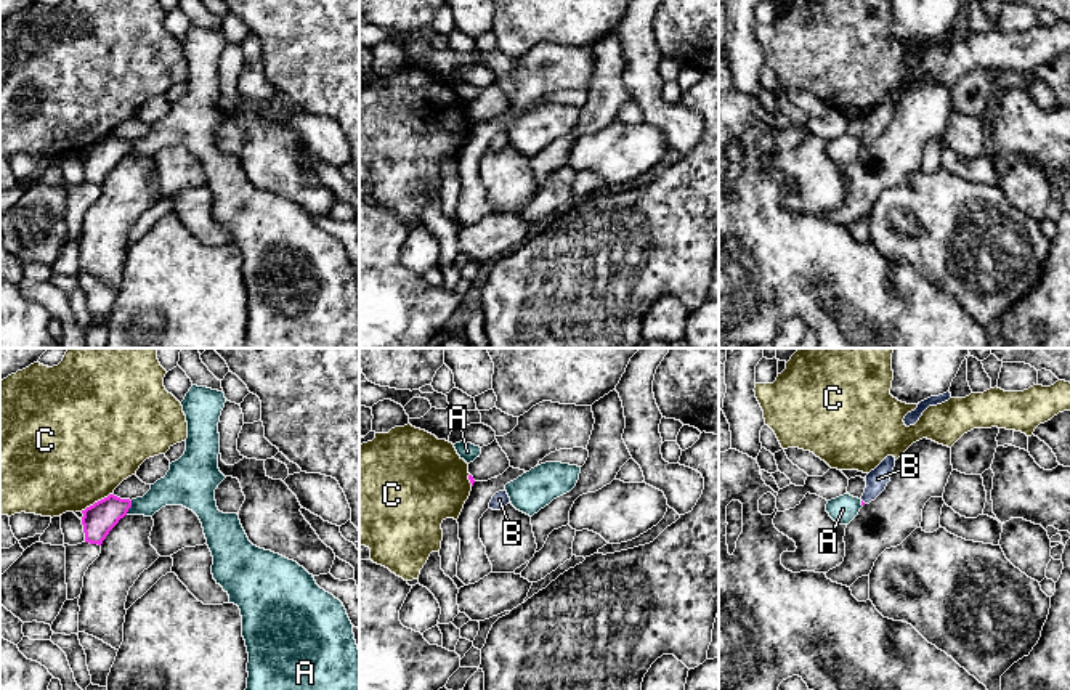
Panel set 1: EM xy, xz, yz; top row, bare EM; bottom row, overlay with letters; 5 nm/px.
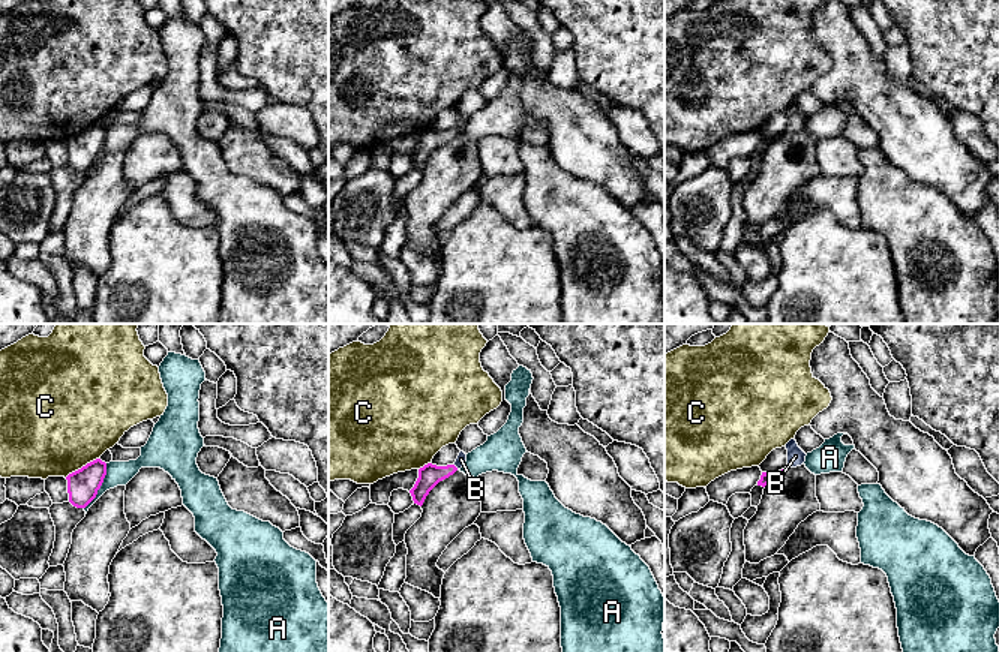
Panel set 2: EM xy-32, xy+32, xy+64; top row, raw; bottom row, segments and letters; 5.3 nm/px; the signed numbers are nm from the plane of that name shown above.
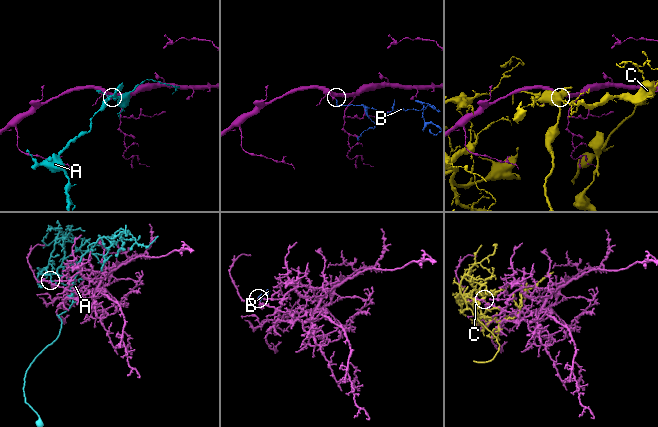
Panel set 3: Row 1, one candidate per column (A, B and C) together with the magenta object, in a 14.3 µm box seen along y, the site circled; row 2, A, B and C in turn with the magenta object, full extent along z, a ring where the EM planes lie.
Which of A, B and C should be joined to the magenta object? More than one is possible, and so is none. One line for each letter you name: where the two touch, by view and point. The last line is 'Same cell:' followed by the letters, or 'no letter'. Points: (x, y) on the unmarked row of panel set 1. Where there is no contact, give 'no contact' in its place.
B: no contact
Same cell: B

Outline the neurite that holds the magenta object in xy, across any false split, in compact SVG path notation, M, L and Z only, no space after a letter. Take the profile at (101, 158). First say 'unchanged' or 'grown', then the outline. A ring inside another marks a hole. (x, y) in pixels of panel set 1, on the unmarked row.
unchanged; M109 135L107 138L82 151L85 183L101 186L109 172L127 156L130 148L130 140L120 140Z

